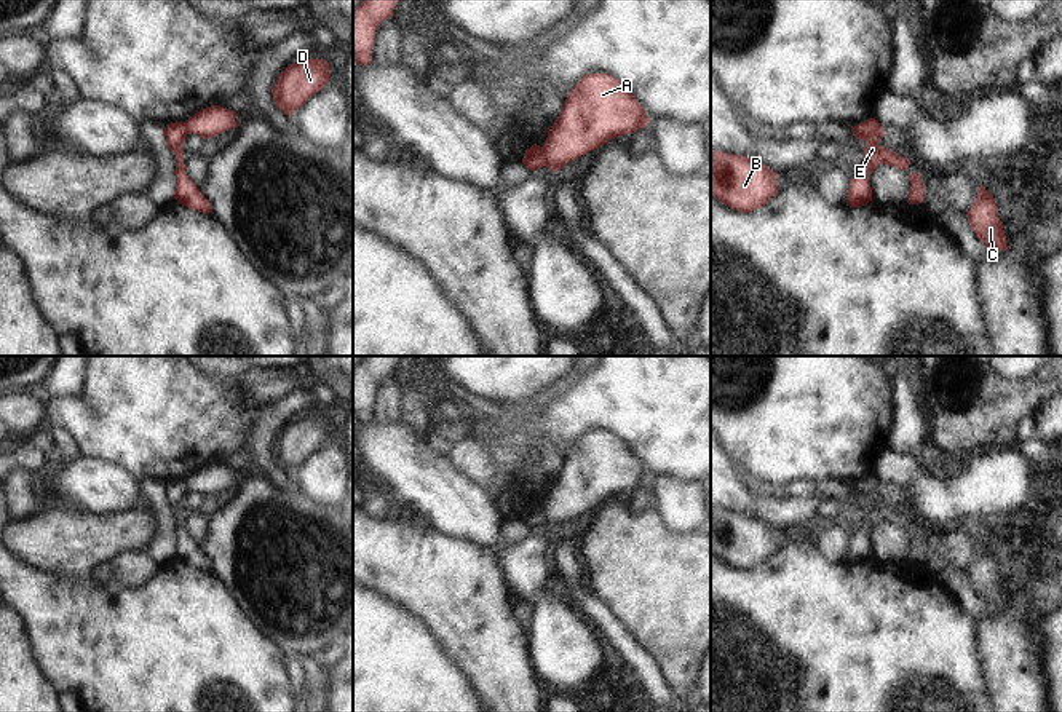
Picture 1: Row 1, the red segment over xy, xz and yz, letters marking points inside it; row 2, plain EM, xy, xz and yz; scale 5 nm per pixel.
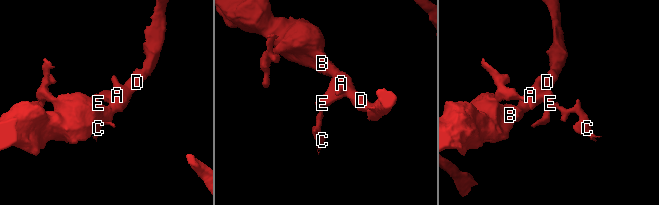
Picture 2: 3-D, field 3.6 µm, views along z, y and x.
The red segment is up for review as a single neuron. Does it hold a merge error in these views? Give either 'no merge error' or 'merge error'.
merge error

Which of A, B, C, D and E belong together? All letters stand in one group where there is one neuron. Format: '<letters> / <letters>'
A B D / C E

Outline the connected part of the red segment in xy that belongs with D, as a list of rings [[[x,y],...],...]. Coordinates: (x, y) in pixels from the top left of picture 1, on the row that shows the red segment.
[[[305,59],[287,67],[278,75],[273,86],[276,107],[292,117],[313,94],[331,80],[331,65],[323,59]]]

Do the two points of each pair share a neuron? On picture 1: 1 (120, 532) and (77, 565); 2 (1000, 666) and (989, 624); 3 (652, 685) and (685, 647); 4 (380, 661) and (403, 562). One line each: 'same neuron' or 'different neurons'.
1: same neuron
2: same neuron
3: different neurons
4: different neurons

